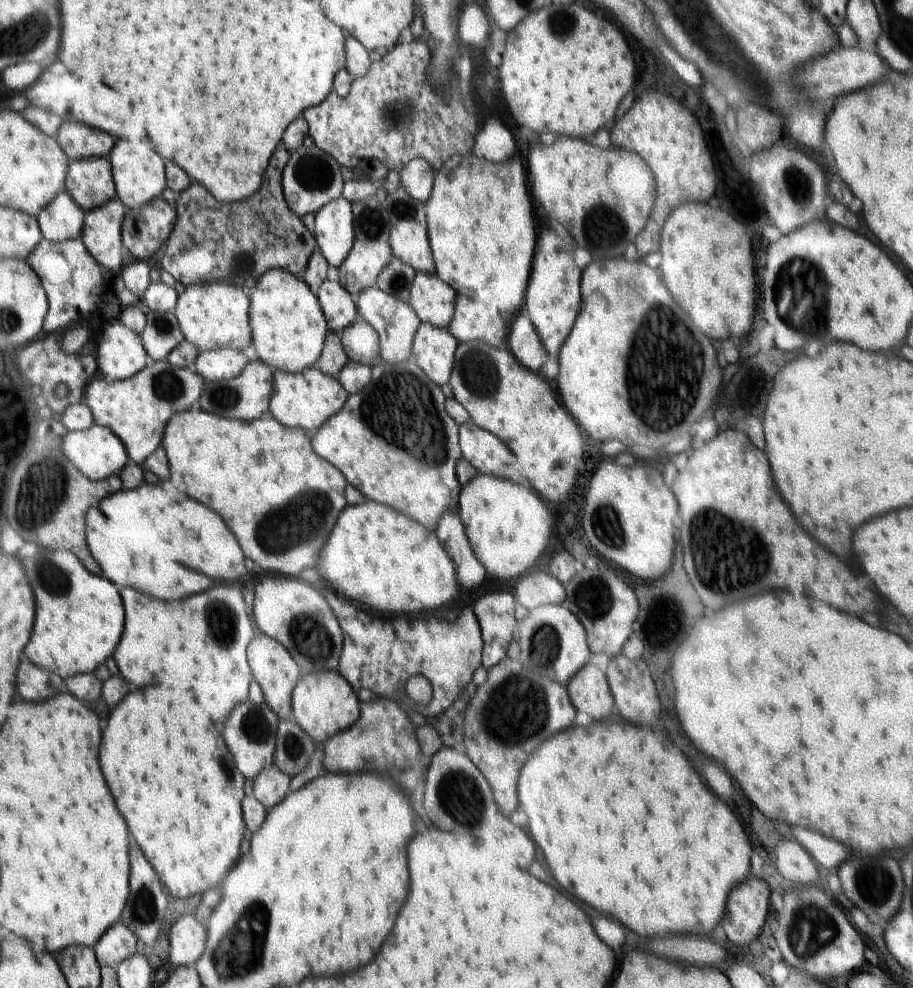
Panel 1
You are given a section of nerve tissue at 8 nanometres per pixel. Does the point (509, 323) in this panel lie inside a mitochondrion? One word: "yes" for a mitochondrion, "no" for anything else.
no

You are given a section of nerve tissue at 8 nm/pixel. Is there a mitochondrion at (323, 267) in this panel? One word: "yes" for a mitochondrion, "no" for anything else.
no

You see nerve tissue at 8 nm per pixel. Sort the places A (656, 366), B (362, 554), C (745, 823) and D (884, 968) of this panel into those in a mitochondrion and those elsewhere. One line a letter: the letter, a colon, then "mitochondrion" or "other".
A: mitochondrion
B: other
C: other
D: other

